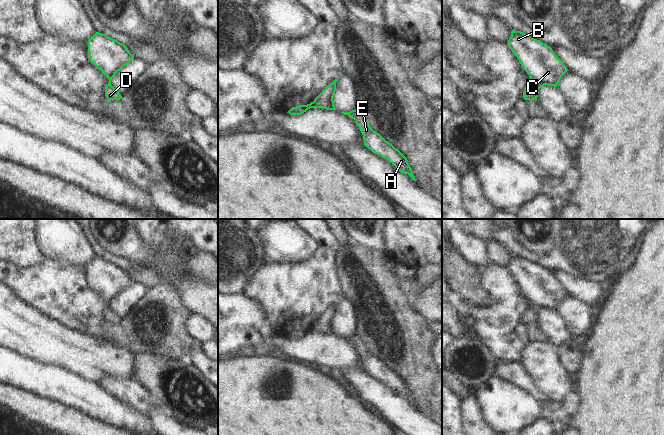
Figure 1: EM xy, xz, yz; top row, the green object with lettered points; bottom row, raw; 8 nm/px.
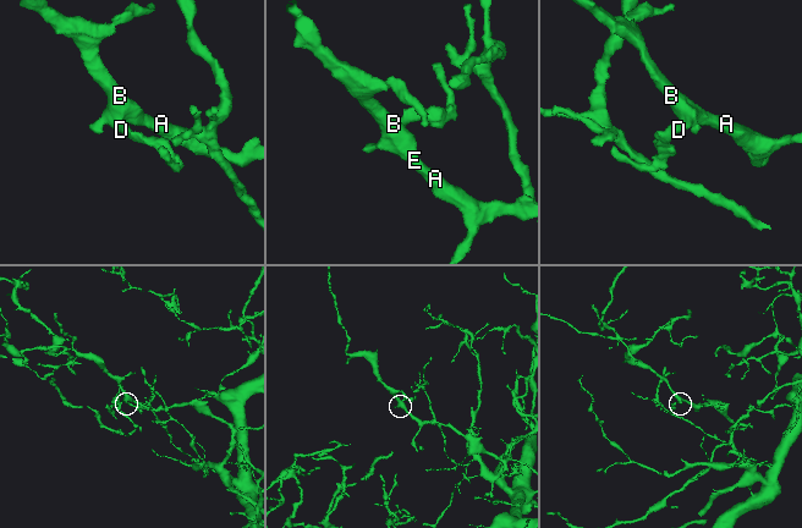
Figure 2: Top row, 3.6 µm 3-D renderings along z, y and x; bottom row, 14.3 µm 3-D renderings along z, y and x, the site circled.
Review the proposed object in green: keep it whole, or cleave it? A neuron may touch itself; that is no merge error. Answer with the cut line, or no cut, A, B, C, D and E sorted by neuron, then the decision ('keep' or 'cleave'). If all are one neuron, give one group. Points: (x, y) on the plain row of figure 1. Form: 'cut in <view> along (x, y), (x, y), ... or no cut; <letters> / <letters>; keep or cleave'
no cut; A B C D E; keep

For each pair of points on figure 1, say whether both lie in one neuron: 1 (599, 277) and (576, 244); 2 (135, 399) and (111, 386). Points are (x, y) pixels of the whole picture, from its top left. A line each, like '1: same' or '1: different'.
1: same
2: same

